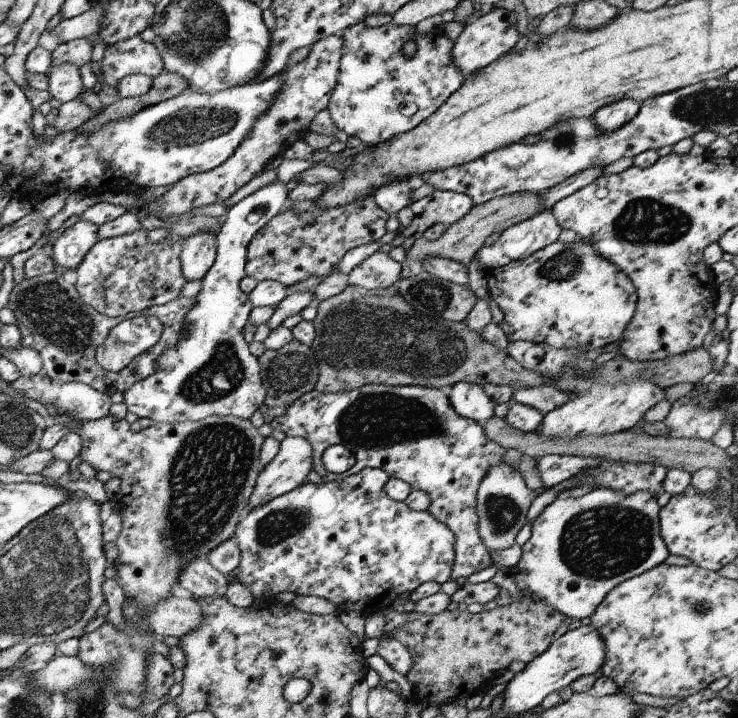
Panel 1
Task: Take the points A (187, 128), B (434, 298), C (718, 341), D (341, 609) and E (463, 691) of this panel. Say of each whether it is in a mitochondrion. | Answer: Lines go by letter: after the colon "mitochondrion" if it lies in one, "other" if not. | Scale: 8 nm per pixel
A: mitochondrion
B: mitochondrion
C: other
D: other
E: other

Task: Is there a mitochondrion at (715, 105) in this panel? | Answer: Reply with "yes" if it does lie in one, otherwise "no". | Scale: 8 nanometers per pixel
yes

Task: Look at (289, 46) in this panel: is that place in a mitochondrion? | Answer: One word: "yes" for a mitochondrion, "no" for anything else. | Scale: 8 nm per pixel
no

